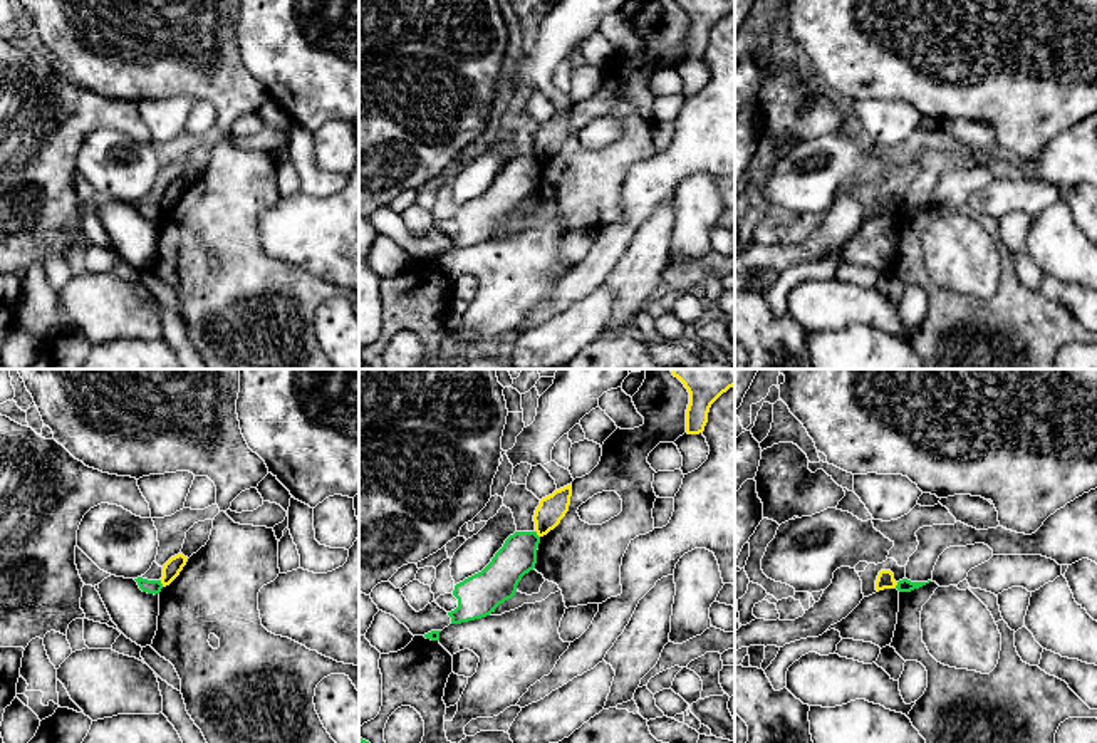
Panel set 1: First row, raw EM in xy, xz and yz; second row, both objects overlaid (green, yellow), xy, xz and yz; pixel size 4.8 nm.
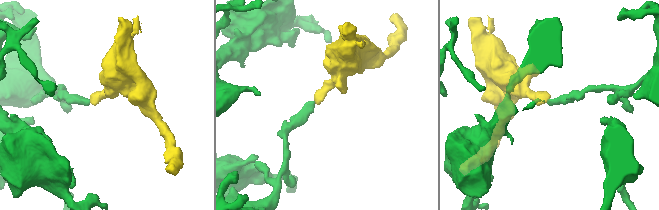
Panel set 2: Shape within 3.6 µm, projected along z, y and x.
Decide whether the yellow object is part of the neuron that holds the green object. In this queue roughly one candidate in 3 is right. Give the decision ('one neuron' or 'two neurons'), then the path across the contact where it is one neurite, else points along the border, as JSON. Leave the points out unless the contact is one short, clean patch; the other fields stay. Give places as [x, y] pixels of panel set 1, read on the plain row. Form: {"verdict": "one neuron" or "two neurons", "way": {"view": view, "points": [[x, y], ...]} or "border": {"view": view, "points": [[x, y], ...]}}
{"verdict": "two neurons", "border": {"view": "xy", "points": [[160, 205], [163, 210]]}}

